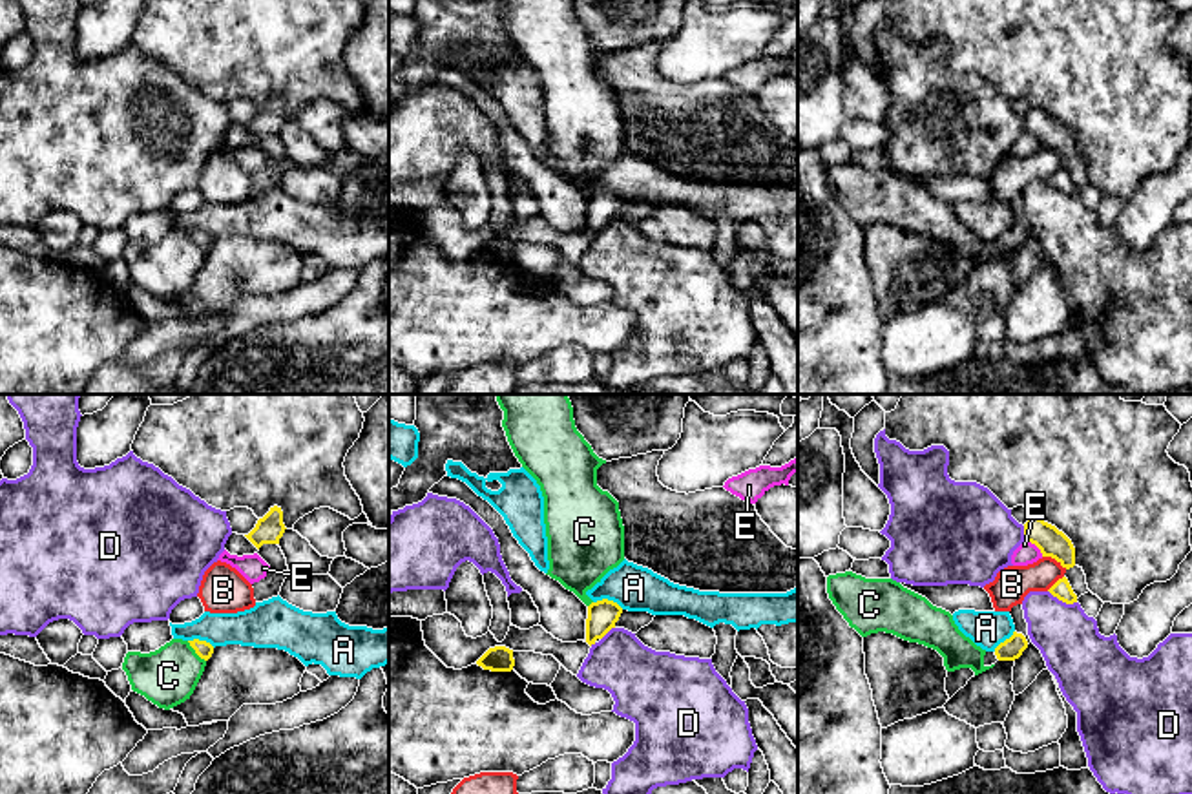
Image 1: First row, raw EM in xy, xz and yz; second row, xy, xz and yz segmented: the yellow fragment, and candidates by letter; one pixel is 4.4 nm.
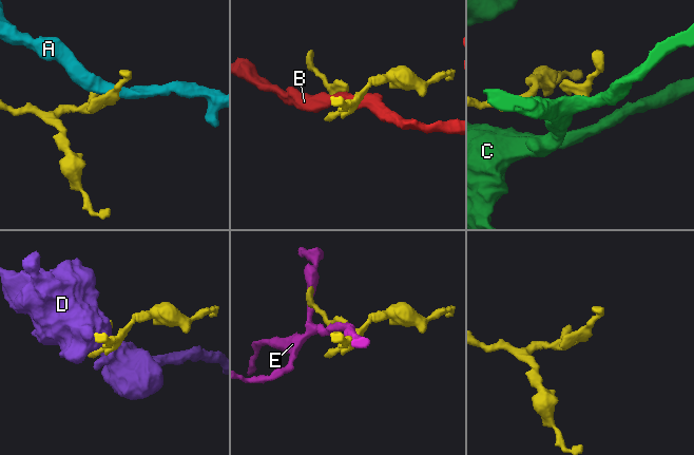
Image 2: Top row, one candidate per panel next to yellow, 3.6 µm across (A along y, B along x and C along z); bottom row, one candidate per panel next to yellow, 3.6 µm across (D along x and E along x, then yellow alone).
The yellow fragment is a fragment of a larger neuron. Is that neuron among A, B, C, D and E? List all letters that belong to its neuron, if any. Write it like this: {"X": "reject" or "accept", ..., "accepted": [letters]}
{"A": "reject", "B": "reject", "C": "reject", "D": "reject", "E": "reject", "accepted": []}

